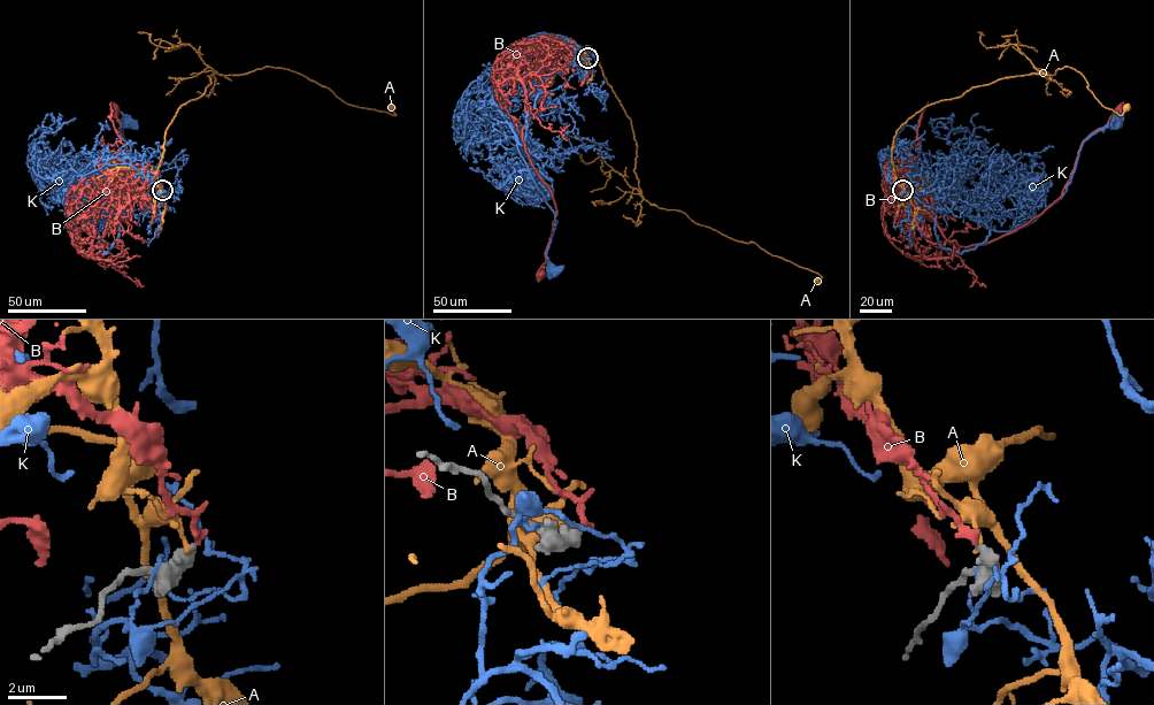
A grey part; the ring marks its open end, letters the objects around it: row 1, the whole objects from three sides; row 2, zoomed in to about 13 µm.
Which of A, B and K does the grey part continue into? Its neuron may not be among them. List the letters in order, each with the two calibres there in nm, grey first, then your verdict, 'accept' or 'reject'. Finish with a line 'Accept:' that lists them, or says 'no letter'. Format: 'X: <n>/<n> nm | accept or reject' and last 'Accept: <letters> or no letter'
A: 480/140 nm | reject
B: 440/240 nm | accept
K: 500/160 nm | reject
Accept: B

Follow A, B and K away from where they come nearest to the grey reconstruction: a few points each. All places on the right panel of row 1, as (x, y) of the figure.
A: (902, 190), (892, 161), (895, 131), (924, 107), (972, 87), (1068, 67), (1104, 106), (1120, 115), (1128, 107)
B: (902, 190), (897, 181), (917, 194), (918, 182), (947, 239), (984, 245), (1055, 201), (1081, 143), (1118, 109)
K: (902, 191), (918, 194), (940, 174), (951, 204), (986, 227), (1012, 231), (1060, 198), (1082, 144), (1115, 123)

